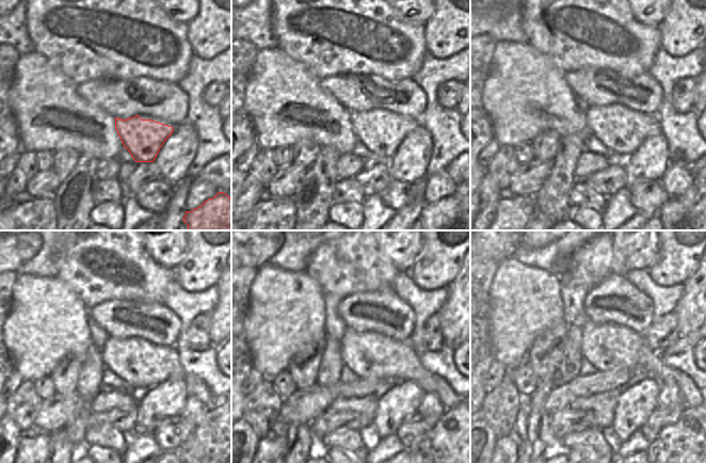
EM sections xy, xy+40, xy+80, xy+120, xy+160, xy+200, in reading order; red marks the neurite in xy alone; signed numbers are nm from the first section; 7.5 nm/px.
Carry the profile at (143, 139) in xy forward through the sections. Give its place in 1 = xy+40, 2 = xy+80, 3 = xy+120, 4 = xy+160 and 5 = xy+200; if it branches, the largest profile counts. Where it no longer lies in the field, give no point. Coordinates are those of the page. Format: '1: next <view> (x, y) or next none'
1: next xy+40 (382, 138)
2: next xy+80 (621, 139)
3: next xy+120 (129, 363)
4: next xy+160 (367, 363)
5: next xy+200 (604, 346)

